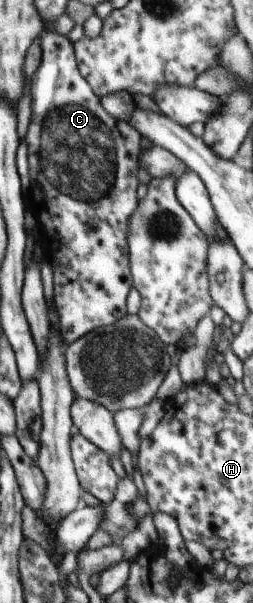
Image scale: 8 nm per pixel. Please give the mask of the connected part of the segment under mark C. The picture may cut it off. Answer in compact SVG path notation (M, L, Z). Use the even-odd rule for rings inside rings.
M46 31L39 39L43 55L40 68L28 80L31 116L24 135L29 144L29 198L40 207L33 214L37 227L34 231L39 234L36 249L42 251L43 258L47 259L51 267L52 307L57 312L59 336L64 345L67 345L94 329L114 324L125 316L125 296L131 288L131 274L127 262L127 220L137 206L135 176L141 140L137 130L117 120L103 107L99 95L80 76L75 50L66 36Z

